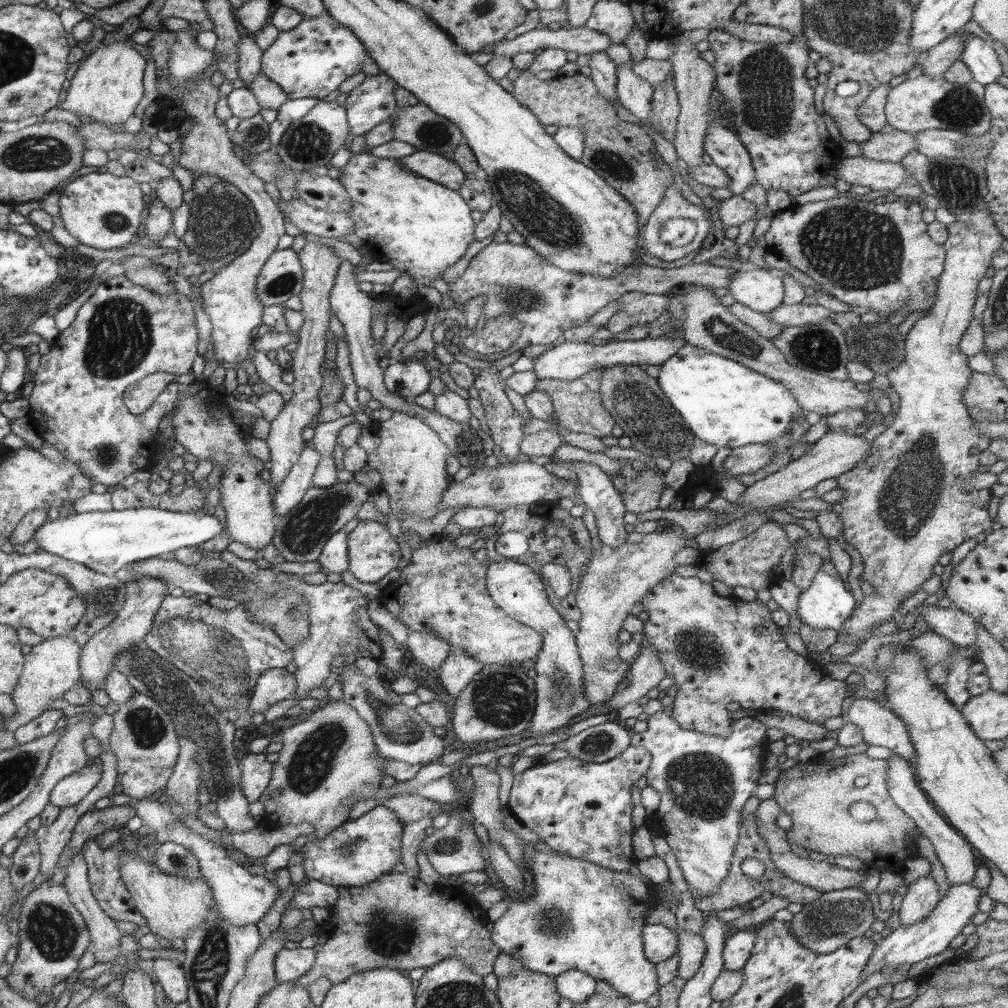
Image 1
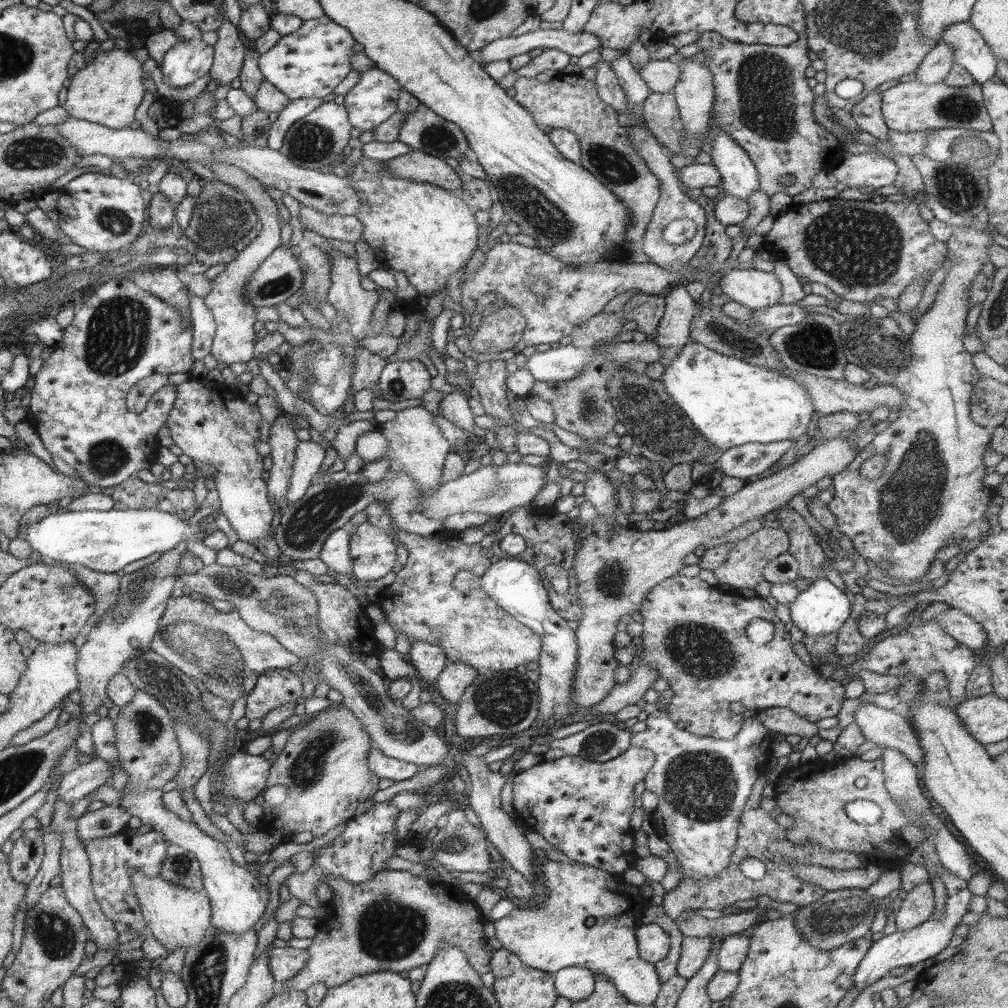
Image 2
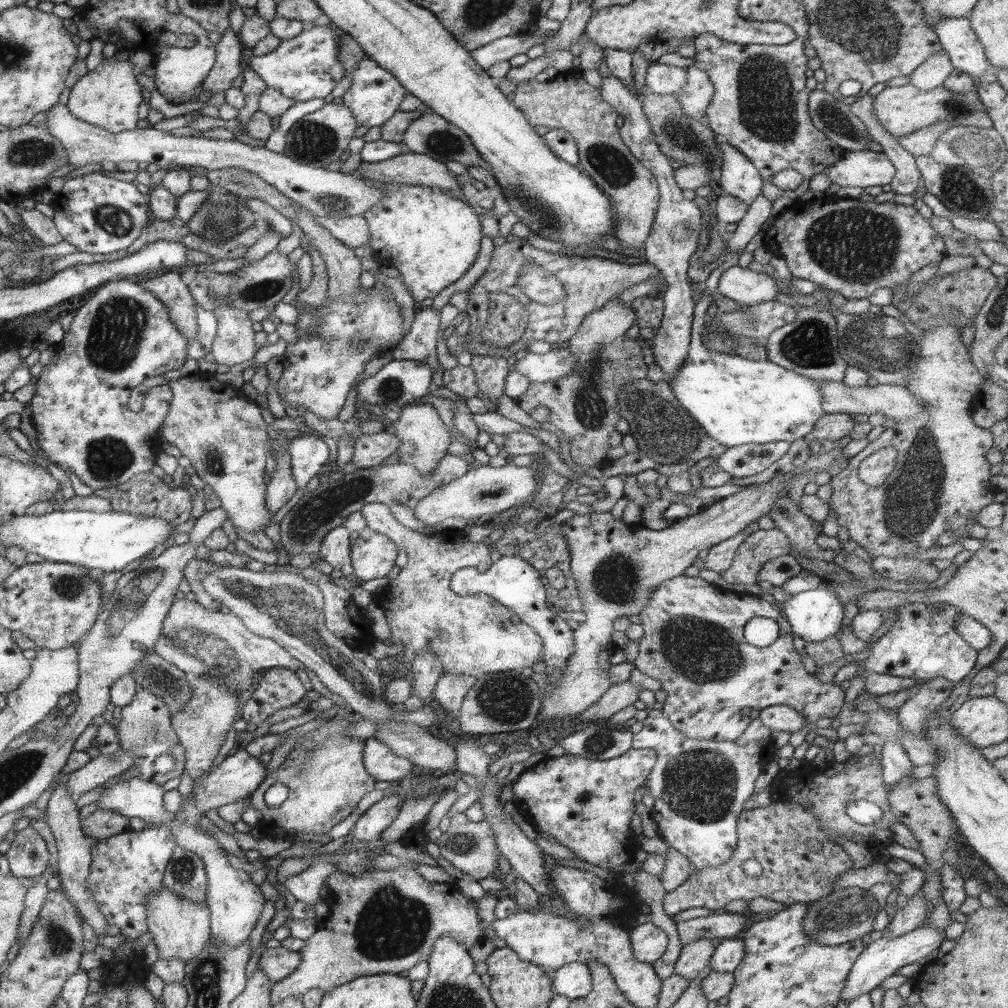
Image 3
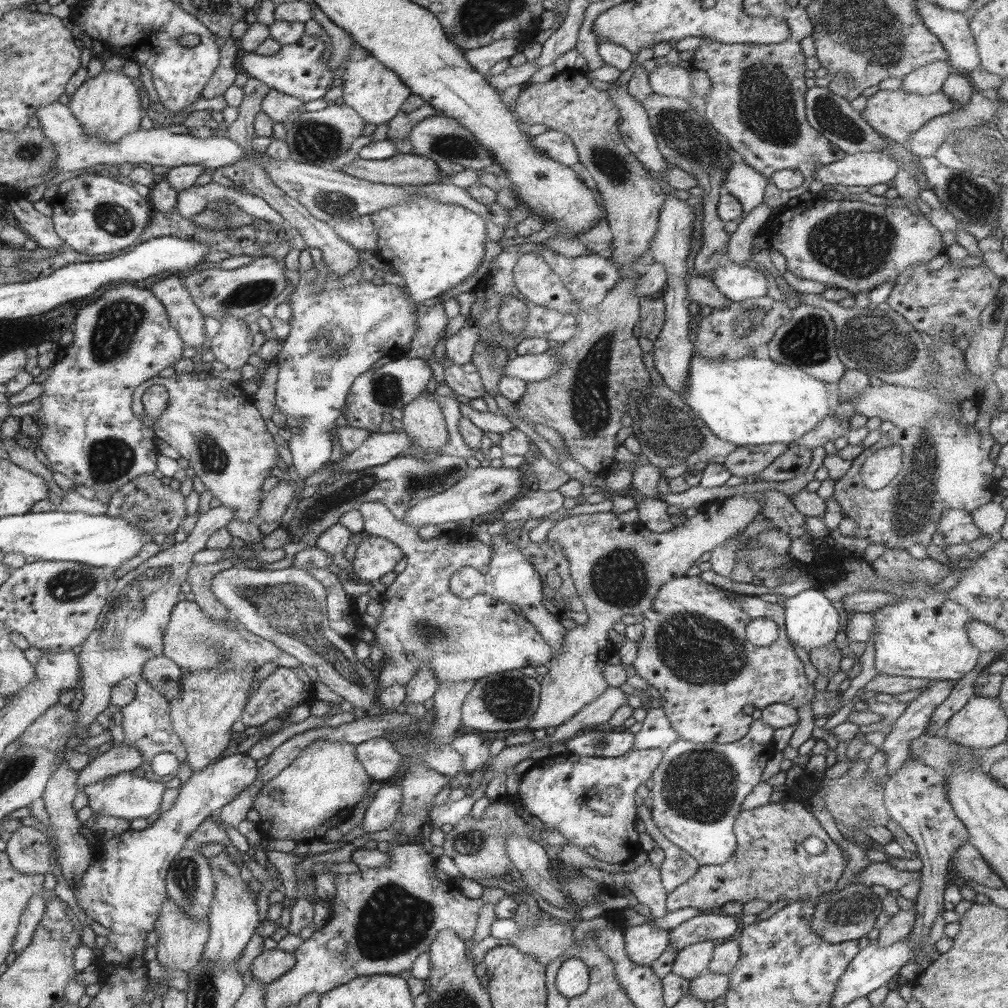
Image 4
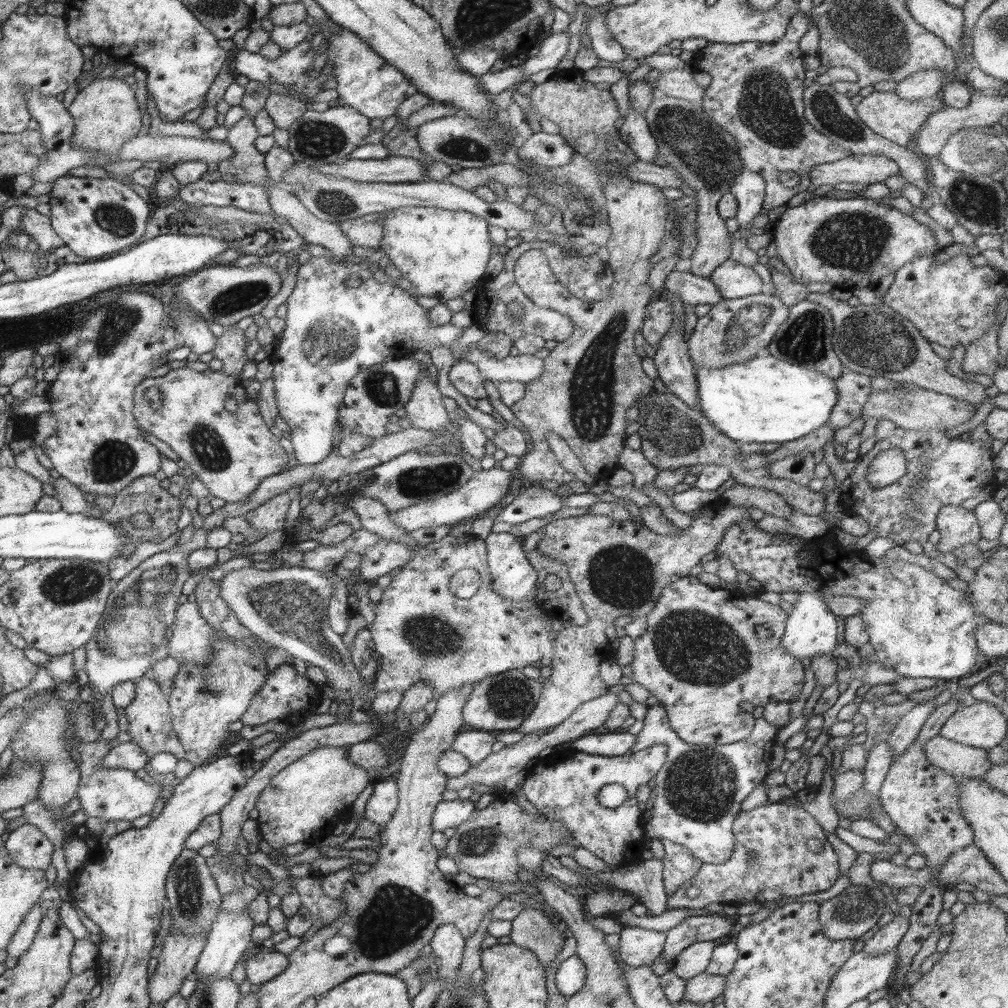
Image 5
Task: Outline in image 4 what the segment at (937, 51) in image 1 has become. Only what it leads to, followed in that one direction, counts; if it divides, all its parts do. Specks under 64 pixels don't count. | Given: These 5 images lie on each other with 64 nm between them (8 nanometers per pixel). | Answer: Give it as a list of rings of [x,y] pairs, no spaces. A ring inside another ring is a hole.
[[[933,60],[919,70],[913,70],[903,78],[901,88],[909,94],[935,94],[943,88],[945,78],[953,72],[947,60]]]

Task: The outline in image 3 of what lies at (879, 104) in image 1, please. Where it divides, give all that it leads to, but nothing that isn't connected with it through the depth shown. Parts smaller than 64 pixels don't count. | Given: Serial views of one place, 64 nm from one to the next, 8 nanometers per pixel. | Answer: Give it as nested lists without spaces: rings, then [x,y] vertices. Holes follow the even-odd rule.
[[[875,92],[859,98],[857,102],[853,102],[849,106],[849,110],[863,122],[865,130],[869,132],[871,140],[875,140],[877,144],[881,144],[883,148],[883,154],[891,160],[893,168],[895,168],[895,176],[891,180],[891,190],[893,194],[909,194],[913,196],[915,194],[915,188],[919,188],[919,180],[921,180],[921,174],[917,172],[917,166],[915,166],[915,156],[905,152],[893,134],[889,134],[881,122],[877,120],[875,112],[873,112],[873,100],[875,100]]]

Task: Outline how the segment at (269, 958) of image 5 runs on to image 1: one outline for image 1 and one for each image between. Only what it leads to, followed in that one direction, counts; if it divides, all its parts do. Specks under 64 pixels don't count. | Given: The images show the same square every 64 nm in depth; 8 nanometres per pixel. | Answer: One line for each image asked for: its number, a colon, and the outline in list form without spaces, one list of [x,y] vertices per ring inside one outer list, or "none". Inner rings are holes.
1: [[[283,948],[277,954],[275,960],[275,974],[281,982],[299,982],[303,978],[303,974],[307,974],[313,964],[317,960],[317,952],[313,948],[295,948],[295,950],[287,950]]]
2: [[[273,948],[271,950],[271,974],[275,976],[275,984],[283,986],[285,982],[291,982],[291,978],[297,978],[297,974],[307,966],[311,960],[309,950],[297,950],[297,948]]]
3: [[[265,948],[259,966],[267,974],[267,980],[273,984],[283,982],[283,978],[291,978],[291,974],[301,966],[303,954],[301,952],[291,952],[287,948]]]
4: [[[263,948],[263,952],[251,962],[251,974],[253,974],[253,980],[271,984],[271,982],[279,982],[279,978],[289,974],[295,964],[297,964],[295,954],[289,954],[277,948],[275,950]]]

